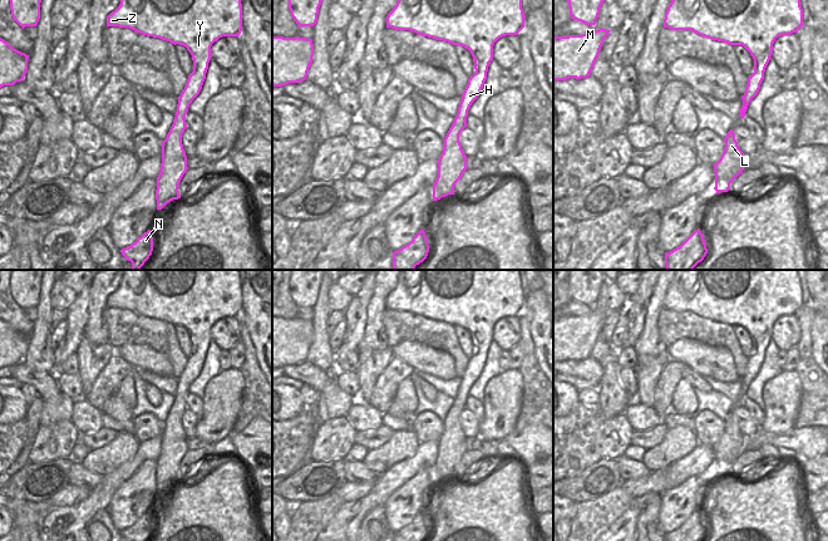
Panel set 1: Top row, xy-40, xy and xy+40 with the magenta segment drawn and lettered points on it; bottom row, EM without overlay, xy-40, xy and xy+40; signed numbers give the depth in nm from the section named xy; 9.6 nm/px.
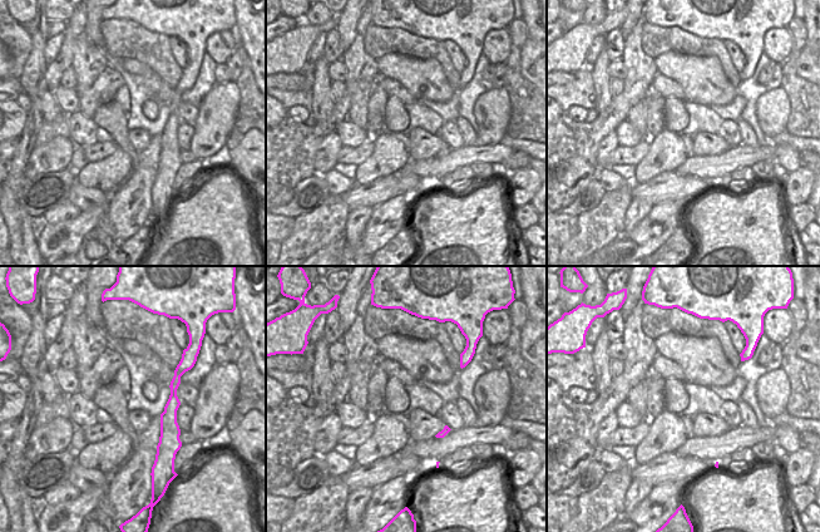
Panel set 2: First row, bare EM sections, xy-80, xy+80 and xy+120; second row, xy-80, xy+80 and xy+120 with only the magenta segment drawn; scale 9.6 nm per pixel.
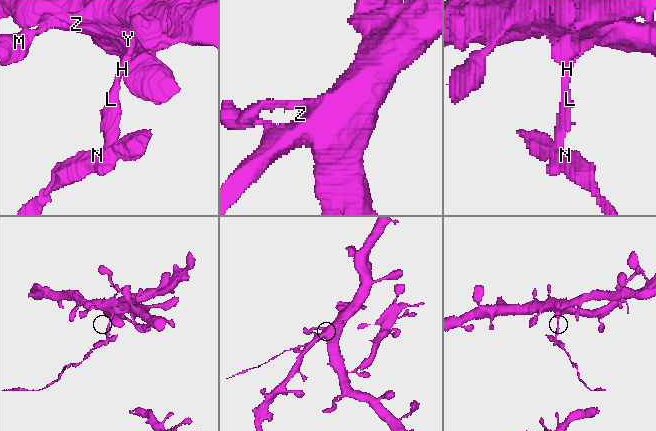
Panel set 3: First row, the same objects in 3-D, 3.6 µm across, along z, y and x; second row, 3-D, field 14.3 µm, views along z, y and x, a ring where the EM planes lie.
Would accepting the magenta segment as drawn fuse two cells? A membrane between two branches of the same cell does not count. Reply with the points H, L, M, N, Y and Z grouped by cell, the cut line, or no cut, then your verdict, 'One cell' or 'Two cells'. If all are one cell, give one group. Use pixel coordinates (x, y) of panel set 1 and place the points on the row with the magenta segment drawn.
Groups: H M Y Z / L N. Split along xy-40 (176, 113), (183, 118). Two cells

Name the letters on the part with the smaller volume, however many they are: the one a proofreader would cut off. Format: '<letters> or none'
L, N

